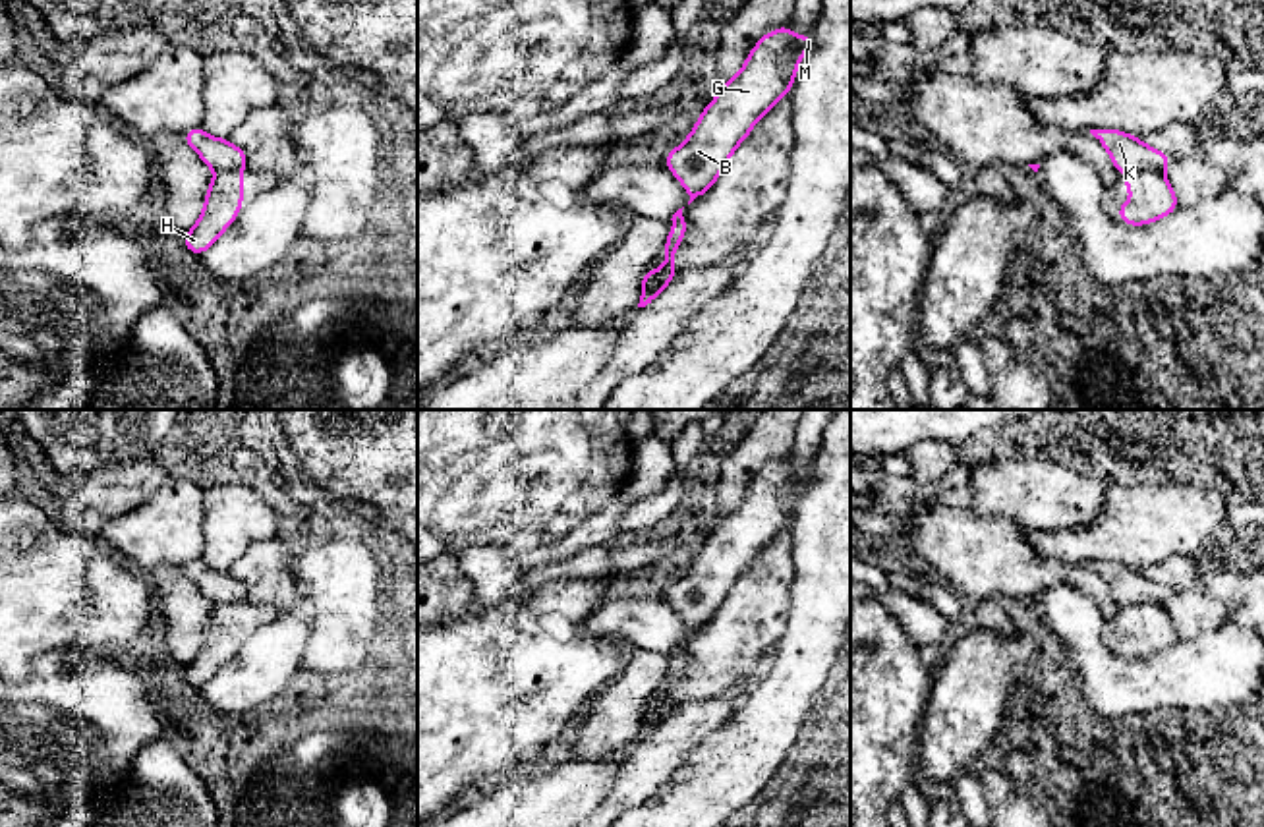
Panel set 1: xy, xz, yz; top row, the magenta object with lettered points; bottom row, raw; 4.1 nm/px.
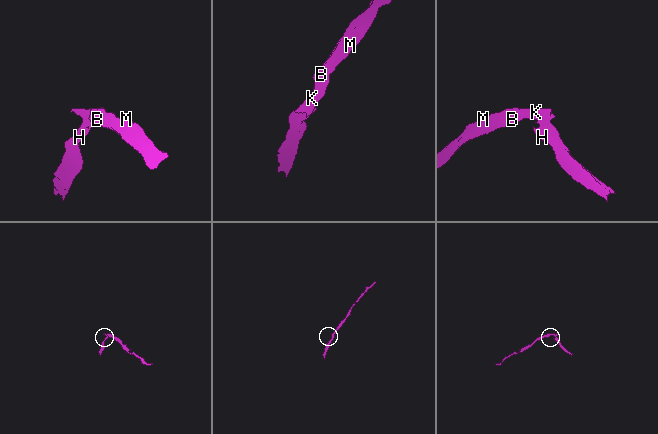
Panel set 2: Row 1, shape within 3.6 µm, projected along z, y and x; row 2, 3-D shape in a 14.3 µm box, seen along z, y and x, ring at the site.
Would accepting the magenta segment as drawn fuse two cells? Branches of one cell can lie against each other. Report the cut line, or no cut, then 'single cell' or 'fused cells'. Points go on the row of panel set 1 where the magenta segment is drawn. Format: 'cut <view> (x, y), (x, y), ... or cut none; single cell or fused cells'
cut xz (673, 252), (656, 273), (646, 277), (648, 286); fused cells

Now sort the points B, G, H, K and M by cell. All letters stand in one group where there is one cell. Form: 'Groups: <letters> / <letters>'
Groups: B G K M / H

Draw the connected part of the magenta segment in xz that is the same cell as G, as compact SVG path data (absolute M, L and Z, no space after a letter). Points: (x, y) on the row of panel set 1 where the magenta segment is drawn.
M789 23L763 35L742 70L704 108L686 141L665 157L663 164L690 195L688 205L715 184L756 122L789 95L798 62L814 44L812 31L796 39Z

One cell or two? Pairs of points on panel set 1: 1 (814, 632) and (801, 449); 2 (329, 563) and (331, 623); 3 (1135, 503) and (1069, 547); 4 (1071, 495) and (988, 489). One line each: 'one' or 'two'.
1: two
2: one
3: one
4: one

